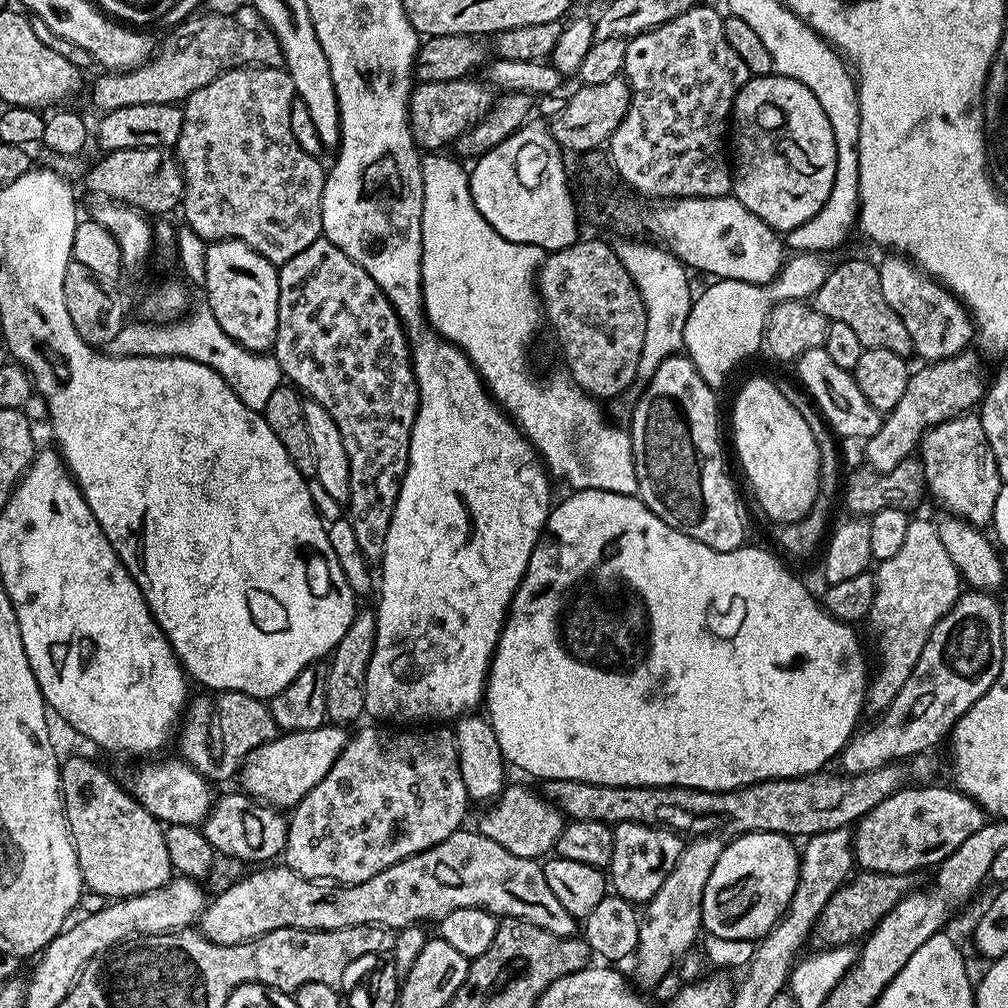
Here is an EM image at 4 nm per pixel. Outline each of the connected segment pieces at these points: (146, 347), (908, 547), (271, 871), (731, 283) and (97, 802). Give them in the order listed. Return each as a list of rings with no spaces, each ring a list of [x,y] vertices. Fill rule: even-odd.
[[[207,306],[189,311],[175,320],[167,322],[148,322],[152,324],[132,324],[125,322],[118,335],[110,338],[106,345],[107,355],[110,356],[177,356],[194,362],[202,362],[202,366],[210,366],[228,383],[250,406],[250,410],[263,413],[266,401],[282,386],[280,364],[275,355],[246,350],[222,326],[218,326],[218,318]]]
[[[909,519],[906,526],[906,539],[894,558],[886,558],[875,565],[874,606],[870,606],[867,627],[872,627],[872,636],[876,639],[876,652],[880,655],[880,673],[871,677],[866,704],[869,709],[883,710],[893,698],[906,686],[906,678],[914,670],[918,658],[922,654],[922,646],[930,638],[930,634],[944,615],[956,605],[962,591],[960,571],[950,562],[950,554],[946,554],[946,546],[942,546],[942,538],[938,538],[938,530],[933,521]]]
[[[479,830],[465,832],[456,831],[444,841],[422,849],[402,861],[394,862],[388,869],[374,874],[361,884],[339,884],[324,880],[308,880],[294,869],[285,866],[264,866],[252,870],[249,876],[236,880],[216,901],[205,907],[198,921],[198,931],[210,942],[222,946],[245,944],[247,940],[256,940],[259,936],[270,934],[283,928],[309,928],[315,932],[329,932],[350,926],[378,924],[385,930],[399,930],[419,925],[420,920],[438,922],[450,914],[450,910],[463,908],[481,908],[497,918],[513,916],[519,920],[530,922],[542,930],[550,930],[555,936],[576,936],[578,932],[577,917],[571,916],[558,902],[558,897],[550,890],[546,882],[544,866],[540,860],[518,858],[518,854],[510,854],[506,846],[498,846],[490,838],[486,838]]]
[[[801,251],[793,256],[796,257],[793,260],[791,257],[781,267],[776,279],[771,280],[769,284],[751,284],[741,280],[717,279],[701,296],[699,293],[693,299],[692,309],[689,312],[689,317],[686,318],[683,351],[692,359],[698,374],[702,374],[702,378],[707,384],[719,386],[747,356],[752,356],[756,351],[758,353],[761,351],[764,343],[764,323],[775,304],[786,300],[807,301],[816,295],[816,291],[822,286],[822,282],[826,282],[830,264],[823,260],[825,258],[823,255]]]
[[[72,756],[60,766],[60,794],[64,797],[64,813],[68,819],[68,829],[72,832],[87,891],[109,898],[123,898],[165,888],[169,880],[173,879],[172,859],[164,837],[165,825],[154,819],[135,800],[131,791],[125,785],[123,788],[110,773],[103,772],[94,761],[84,756]]]

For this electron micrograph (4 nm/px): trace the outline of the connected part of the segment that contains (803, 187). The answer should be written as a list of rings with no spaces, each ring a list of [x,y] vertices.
[[[775,74],[749,78],[741,86],[740,92],[736,95],[736,100],[732,104],[730,148],[734,153],[731,195],[735,196],[738,202],[742,202],[742,206],[746,206],[746,210],[750,210],[750,214],[754,214],[759,220],[776,229],[777,232],[787,234],[794,231],[798,226],[810,222],[810,218],[814,218],[814,214],[818,214],[818,210],[822,210],[822,206],[830,198],[832,187],[834,186],[834,178],[836,177],[836,131],[830,126],[830,118],[826,118],[826,110],[822,110],[822,105],[819,104],[818,98],[814,98],[814,94],[810,94],[810,90],[806,86],[802,86],[802,82],[798,82],[794,78],[786,78]]]

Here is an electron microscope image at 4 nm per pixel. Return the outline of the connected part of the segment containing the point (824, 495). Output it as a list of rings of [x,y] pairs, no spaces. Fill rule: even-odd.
[[[799,387],[784,388],[784,397],[791,402],[798,410],[798,414],[802,414],[806,418],[806,426],[810,426],[810,434],[814,434],[814,438],[818,442],[818,450],[820,451],[820,492],[816,496],[816,501],[811,512],[804,516],[798,522],[793,524],[782,524],[773,527],[772,536],[776,539],[776,544],[788,556],[808,556],[816,547],[821,547],[822,541],[826,536],[828,524],[828,507],[832,504],[832,495],[837,495],[838,484],[836,488],[836,444],[833,433],[830,431],[830,425],[827,420],[820,414],[819,408],[812,403],[811,399]],[[824,527],[825,532],[824,532]],[[821,539],[821,540],[820,540]],[[820,544],[820,545],[819,545]]]

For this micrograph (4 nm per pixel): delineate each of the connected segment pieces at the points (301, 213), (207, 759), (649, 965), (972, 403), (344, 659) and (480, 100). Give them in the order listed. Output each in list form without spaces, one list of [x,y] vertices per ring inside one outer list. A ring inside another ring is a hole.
[[[245,66],[245,67],[243,67],[243,68],[232,68],[232,69],[231,69],[231,70],[230,70],[230,71],[228,71],[228,72],[220,72],[220,73],[219,73],[219,74],[218,74],[218,75],[217,75],[217,76],[216,76],[216,77],[215,77],[215,78],[214,78],[214,79],[213,79],[213,80],[210,80],[210,81],[209,81],[209,82],[208,82],[208,84],[207,84],[207,85],[206,85],[206,86],[202,86],[202,90],[194,90],[194,94],[190,94],[190,95],[189,95],[189,96],[188,96],[188,98],[187,98],[187,100],[185,100],[185,101],[183,101],[183,104],[182,104],[182,107],[183,107],[183,110],[184,110],[184,121],[183,121],[183,122],[182,122],[182,134],[181,134],[181,135],[180,135],[180,137],[179,137],[179,138],[178,138],[178,142],[177,142],[177,143],[176,143],[176,146],[175,146],[175,149],[174,149],[174,151],[175,151],[175,153],[176,153],[176,159],[177,159],[177,160],[179,160],[179,161],[180,161],[180,167],[181,167],[181,168],[183,168],[183,170],[184,170],[184,199],[183,199],[183,201],[182,201],[182,213],[183,213],[183,212],[184,212],[184,220],[183,220],[183,223],[184,223],[184,224],[185,224],[185,225],[187,225],[187,227],[190,227],[190,228],[192,228],[192,229],[193,229],[193,230],[194,230],[194,234],[198,234],[198,238],[202,238],[202,239],[203,239],[203,240],[205,240],[205,242],[211,242],[211,241],[214,241],[214,240],[241,240],[241,241],[242,241],[242,242],[246,242],[246,246],[250,246],[250,247],[251,247],[251,248],[253,248],[253,249],[254,249],[254,250],[258,250],[258,251],[259,251],[259,252],[261,252],[261,253],[262,253],[262,254],[263,254],[263,255],[264,255],[264,257],[265,257],[265,258],[267,258],[267,260],[268,260],[268,261],[269,261],[269,262],[271,262],[271,263],[272,263],[272,264],[275,264],[275,265],[277,265],[277,266],[279,266],[279,265],[281,265],[281,264],[285,264],[285,263],[286,263],[286,261],[288,261],[288,260],[289,260],[289,259],[290,259],[290,258],[294,258],[294,257],[295,257],[295,256],[297,256],[297,255],[298,255],[298,254],[302,254],[302,250],[306,250],[306,246],[310,246],[310,245],[311,245],[311,244],[312,244],[312,243],[313,243],[313,242],[314,242],[314,241],[315,241],[315,240],[318,240],[318,239],[321,239],[321,236],[322,236],[322,190],[323,190],[323,189],[324,189],[324,177],[325,177],[325,175],[326,175],[326,168],[325,168],[325,165],[323,165],[323,166],[322,166],[322,165],[320,165],[320,164],[319,164],[319,163],[320,163],[320,162],[321,162],[321,161],[320,161],[320,160],[319,160],[319,159],[317,159],[317,157],[315,157],[315,156],[311,156],[311,155],[310,155],[310,154],[306,154],[306,150],[302,150],[302,146],[298,146],[298,142],[297,142],[297,141],[296,141],[296,139],[294,139],[294,130],[290,130],[290,110],[291,110],[291,109],[292,109],[292,102],[293,102],[293,100],[295,100],[295,99],[297,99],[297,94],[296,94],[296,87],[295,87],[295,86],[294,86],[294,82],[293,82],[293,81],[292,81],[292,79],[291,79],[291,78],[290,78],[290,74],[289,74],[289,73],[288,73],[288,72],[287,72],[287,71],[286,71],[286,70],[285,70],[285,69],[284,69],[284,68],[283,68],[283,67],[280,67],[280,66]]]
[[[216,692],[204,695],[208,696],[193,695],[186,705],[178,728],[179,755],[208,781],[228,780],[239,773],[251,752],[278,735],[278,729],[267,703],[250,694]]]
[[[719,835],[697,836],[684,845],[684,852],[678,858],[670,878],[662,882],[658,894],[648,901],[640,922],[640,945],[636,947],[636,976],[652,988],[668,971],[677,967],[678,961],[689,951],[688,948],[702,932],[702,896],[706,890],[706,878],[714,870],[714,862],[722,854],[725,841]],[[688,948],[688,949],[687,949]]]
[[[965,350],[945,360],[925,363],[909,375],[906,382],[906,394],[898,401],[891,412],[881,419],[879,430],[863,441],[864,460],[874,472],[894,470],[903,460],[909,459],[917,451],[924,433],[935,424],[949,420],[954,416],[965,415],[975,409],[983,400],[986,391],[986,376],[980,373],[980,360]]]
[[[361,607],[350,622],[350,630],[342,634],[342,642],[330,653],[326,667],[326,710],[328,720],[337,726],[349,726],[359,716],[365,715],[366,706],[366,670],[374,654],[376,641],[376,613],[371,607]]]
[[[474,79],[424,82],[413,87],[412,97],[408,99],[408,124],[421,149],[447,149],[444,148],[447,144],[449,147],[461,134],[469,132],[492,109],[493,89],[487,83]]]

